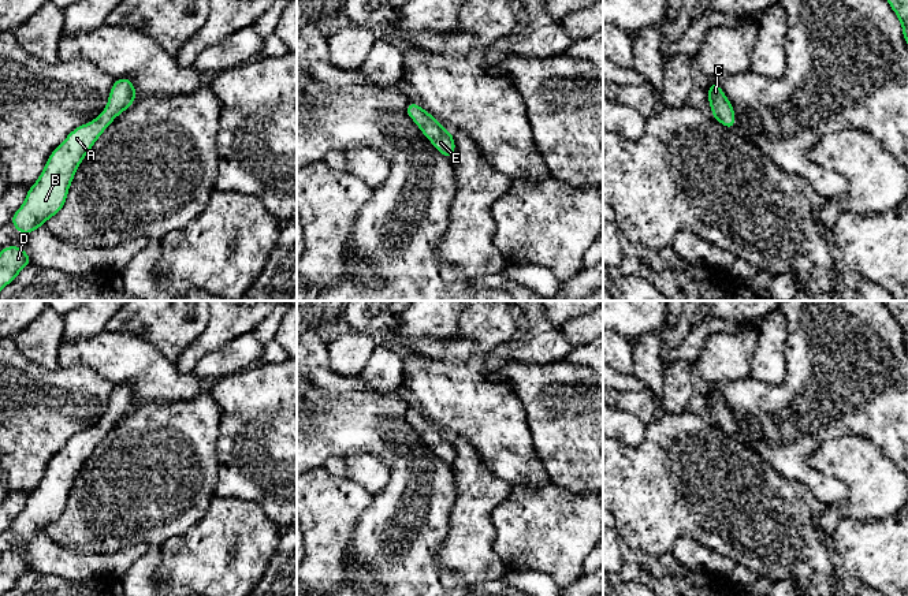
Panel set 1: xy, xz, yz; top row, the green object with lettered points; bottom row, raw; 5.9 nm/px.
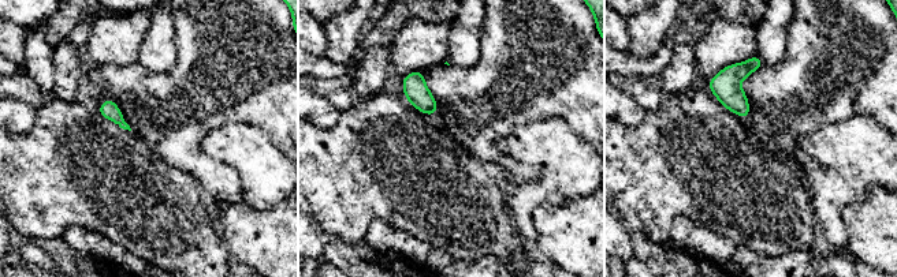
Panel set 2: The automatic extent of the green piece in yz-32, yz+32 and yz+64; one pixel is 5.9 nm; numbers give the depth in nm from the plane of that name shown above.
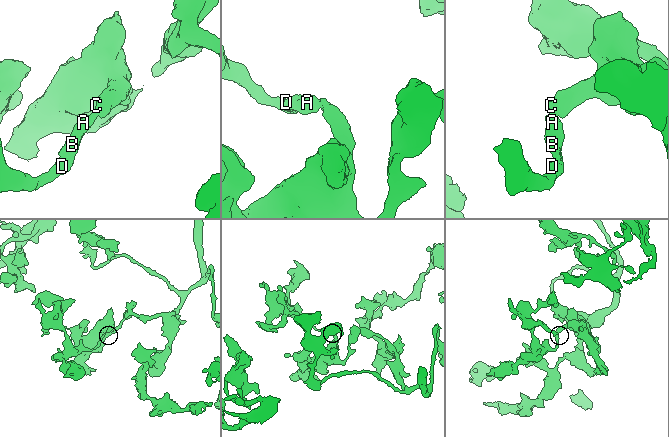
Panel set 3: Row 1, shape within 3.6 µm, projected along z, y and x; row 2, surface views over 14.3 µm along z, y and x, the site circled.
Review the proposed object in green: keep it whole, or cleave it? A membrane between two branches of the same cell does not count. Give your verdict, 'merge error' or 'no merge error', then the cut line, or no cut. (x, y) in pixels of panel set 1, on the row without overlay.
no merge error; cut none

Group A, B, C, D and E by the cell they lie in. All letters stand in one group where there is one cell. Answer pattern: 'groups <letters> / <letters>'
groups A B C D E

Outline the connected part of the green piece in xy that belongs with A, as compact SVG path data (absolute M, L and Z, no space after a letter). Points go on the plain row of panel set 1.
M130 384L115 385L105 417L94 426L74 435L51 459L37 488L27 496L26 506L11 524L11 530L27 541L42 533L64 513L74 481L97 444L135 406L138 398Z

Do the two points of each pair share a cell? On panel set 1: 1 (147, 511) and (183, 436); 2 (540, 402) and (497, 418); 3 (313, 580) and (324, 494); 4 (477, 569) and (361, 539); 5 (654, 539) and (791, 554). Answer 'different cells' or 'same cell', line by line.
1: same cell
2: different cells
3: same cell
4: different cells
5: same cell

